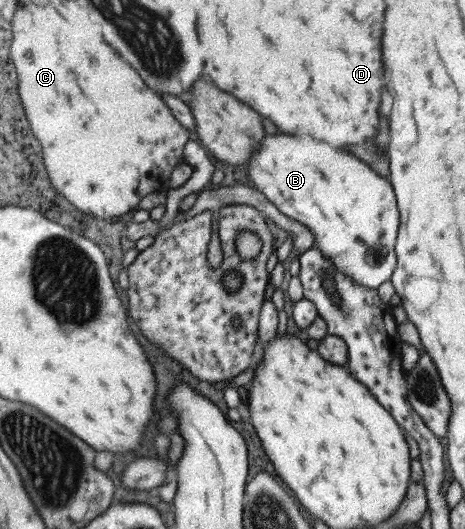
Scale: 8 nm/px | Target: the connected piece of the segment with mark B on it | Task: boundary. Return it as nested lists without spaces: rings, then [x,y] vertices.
[[[278,131],[278,134],[265,134],[260,144],[256,147],[255,155],[245,164],[247,179],[250,185],[256,190],[259,190],[277,209],[285,216],[291,219],[296,219],[301,225],[311,229],[315,238],[314,246],[317,246],[330,263],[330,268],[338,274],[337,271],[343,271],[343,275],[350,277],[355,285],[367,287],[377,291],[379,286],[385,281],[390,281],[392,273],[396,268],[395,244],[400,224],[400,213],[397,207],[396,195],[392,188],[388,177],[382,177],[375,172],[369,164],[363,163],[361,159],[357,159],[352,153],[341,151],[337,147],[332,147],[329,143],[323,143],[323,140],[317,140],[311,136],[294,136],[285,132]]]

